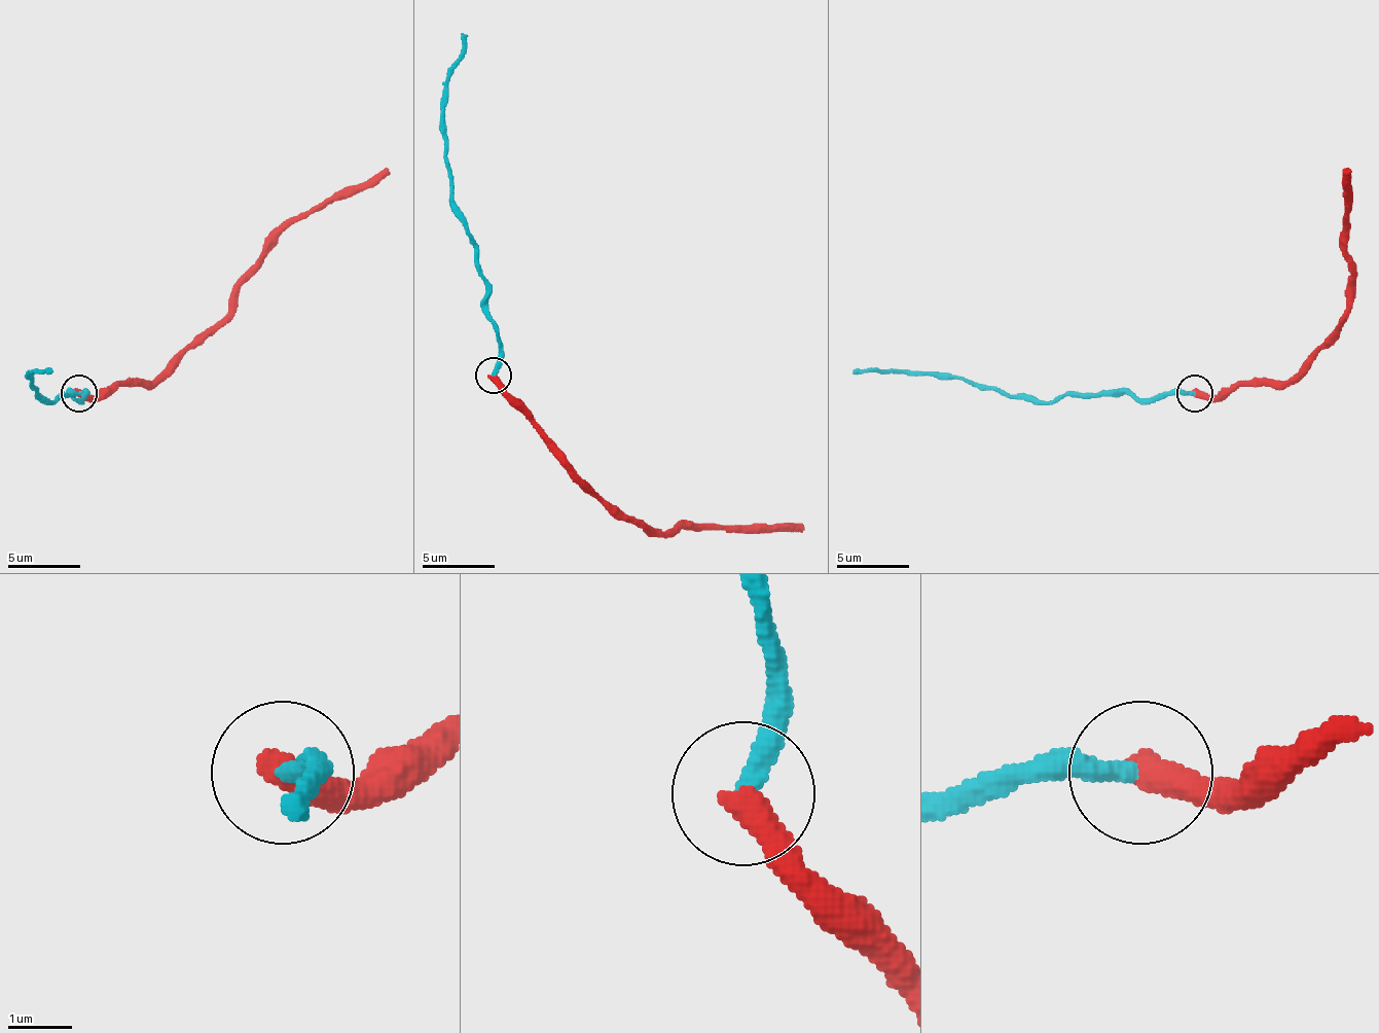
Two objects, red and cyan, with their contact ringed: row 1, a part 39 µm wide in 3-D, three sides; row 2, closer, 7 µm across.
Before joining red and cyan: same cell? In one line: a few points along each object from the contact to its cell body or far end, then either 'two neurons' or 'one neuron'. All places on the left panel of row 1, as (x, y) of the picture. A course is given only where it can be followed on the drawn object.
red via (77, 392), (103, 396), (117, 385), (153, 385), (222, 316), (232, 284), (284, 229), (366, 189), (389, 168) | cyan via (77, 392), (84, 396), (77, 399), (70, 392), (52, 403), (38, 396), (31, 375), (48, 370), (45, 375) | two neurons

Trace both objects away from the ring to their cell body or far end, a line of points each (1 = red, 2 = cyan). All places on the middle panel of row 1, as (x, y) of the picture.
1: (492, 376), (568, 466), (637, 524), (647, 528), (781, 528), (803, 524)
2: (492, 376), (499, 332), (445, 155), (445, 79), (463, 47), (460, 33)

